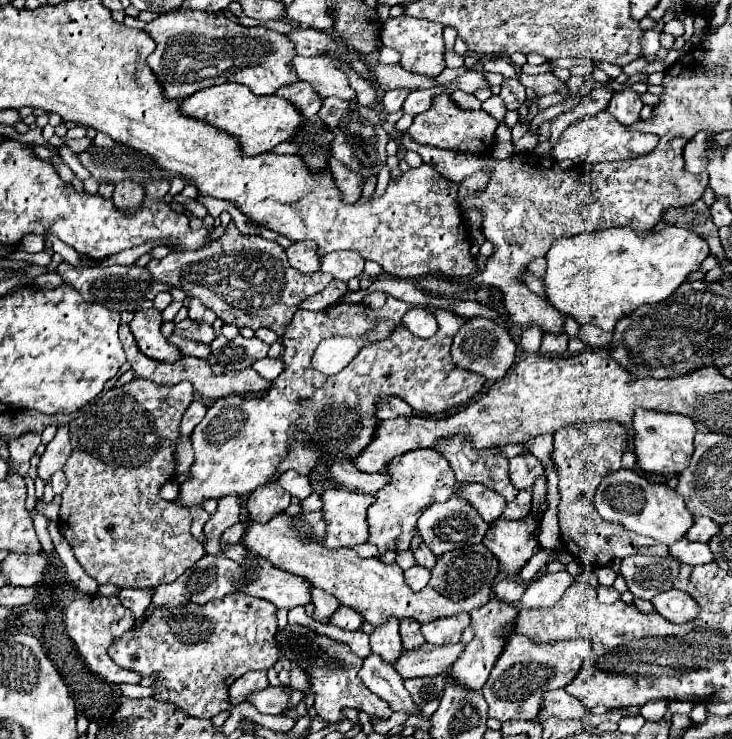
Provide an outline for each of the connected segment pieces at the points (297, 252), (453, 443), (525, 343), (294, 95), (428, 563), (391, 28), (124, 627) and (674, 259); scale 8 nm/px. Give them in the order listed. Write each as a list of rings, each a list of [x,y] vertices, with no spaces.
[[[299,241],[287,249],[289,263],[301,273],[315,273],[321,269],[321,257],[315,253],[317,245],[313,241]]]
[[[445,437],[445,439],[439,439],[435,445],[433,445],[435,451],[439,451],[441,455],[445,455],[445,459],[449,461],[451,469],[455,471],[455,477],[459,483],[481,483],[493,491],[497,491],[499,495],[505,497],[505,501],[513,501],[517,497],[517,489],[511,485],[509,481],[509,473],[507,473],[507,455],[503,453],[501,447],[489,447],[489,449],[475,449],[471,439],[469,437]]]
[[[529,327],[523,331],[523,337],[521,337],[521,349],[525,353],[537,353],[539,351],[539,345],[541,345],[541,331],[539,327]]]
[[[303,81],[285,85],[275,95],[281,97],[281,99],[287,99],[289,103],[293,103],[303,117],[313,117],[321,107],[321,95],[317,95],[311,89],[311,85],[305,85]]]
[[[421,543],[419,549],[415,551],[415,563],[417,565],[423,565],[427,569],[433,569],[435,567],[435,555],[431,553],[431,549],[427,549],[425,543]]]
[[[395,17],[395,19],[387,19],[381,31],[381,39],[383,45],[393,47],[395,51],[399,51],[401,61],[399,65],[405,71],[411,73],[421,73],[425,77],[435,79],[443,69],[445,69],[445,49],[443,49],[443,25],[435,25],[431,21],[423,21],[423,19],[413,19],[413,17]]]
[[[83,595],[79,599],[75,599],[67,613],[65,613],[65,629],[69,633],[69,637],[75,641],[79,653],[83,655],[83,659],[87,661],[89,669],[99,675],[101,679],[109,681],[109,683],[139,683],[141,675],[131,671],[131,669],[121,669],[119,665],[115,665],[107,653],[107,649],[111,647],[111,643],[121,637],[125,631],[131,631],[135,627],[135,617],[133,611],[123,607],[117,595],[111,597],[103,597],[103,595]]]
[[[673,225],[661,233],[637,233],[629,227],[617,227],[561,237],[545,255],[545,299],[579,325],[591,323],[603,331],[613,331],[615,323],[639,305],[665,301],[691,271],[699,269],[707,255],[709,247],[697,233]]]

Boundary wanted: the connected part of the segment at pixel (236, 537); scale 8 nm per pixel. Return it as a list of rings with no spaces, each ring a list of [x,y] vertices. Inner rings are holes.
[[[239,521],[233,527],[229,527],[223,535],[223,543],[239,543],[243,539],[243,531],[245,531],[245,523]]]

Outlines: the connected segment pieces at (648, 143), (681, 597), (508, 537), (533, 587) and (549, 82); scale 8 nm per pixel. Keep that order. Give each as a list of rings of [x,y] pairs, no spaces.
[[[603,110],[593,117],[587,119],[579,119],[575,125],[567,127],[561,137],[559,143],[553,149],[553,157],[557,161],[561,159],[571,159],[573,163],[599,163],[599,161],[615,161],[615,159],[625,159],[625,157],[637,157],[643,155],[647,151],[651,151],[657,145],[655,135],[649,133],[639,133],[639,131],[631,131],[625,125],[621,125],[619,121],[615,121],[608,111]]]
[[[669,589],[659,593],[659,597],[653,597],[655,611],[669,619],[671,623],[687,623],[699,617],[699,603],[693,601],[691,595],[679,591],[679,589]]]
[[[533,513],[523,521],[497,519],[491,523],[483,543],[495,553],[495,557],[499,557],[501,571],[509,575],[519,573],[521,567],[539,551],[535,529],[537,517]]]
[[[567,571],[559,573],[547,573],[531,583],[527,583],[527,589],[521,597],[523,609],[537,609],[537,607],[551,607],[555,601],[567,591],[567,587],[573,583],[573,577]]]
[[[519,73],[519,81],[533,89],[539,97],[545,93],[559,93],[565,87],[565,81],[557,79],[553,73],[543,73],[543,75],[523,75]]]

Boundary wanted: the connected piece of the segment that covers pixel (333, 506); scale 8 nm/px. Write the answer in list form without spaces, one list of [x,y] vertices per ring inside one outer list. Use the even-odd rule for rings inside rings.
[[[327,489],[321,493],[323,521],[327,523],[325,539],[321,541],[329,549],[351,549],[367,541],[367,509],[373,503],[373,495],[355,493],[349,489]]]

